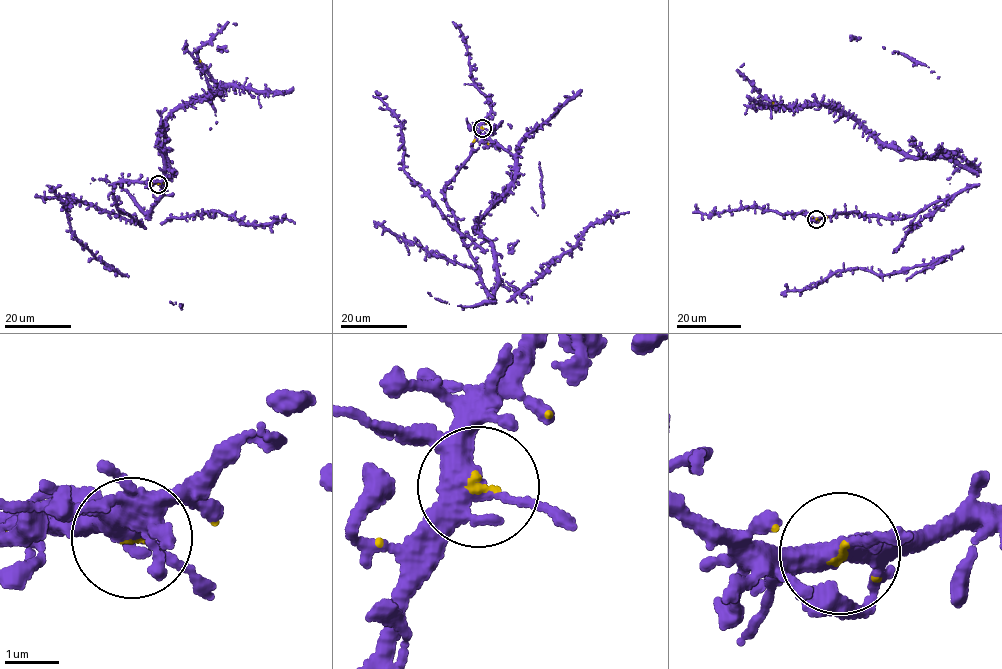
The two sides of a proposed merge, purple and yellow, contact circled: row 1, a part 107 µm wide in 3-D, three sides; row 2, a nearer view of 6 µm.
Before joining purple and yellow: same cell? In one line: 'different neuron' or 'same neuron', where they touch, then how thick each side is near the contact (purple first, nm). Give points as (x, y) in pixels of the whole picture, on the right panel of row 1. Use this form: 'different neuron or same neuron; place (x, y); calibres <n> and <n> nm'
same neuron; place (816, 219); calibres 360 and 90 nm

